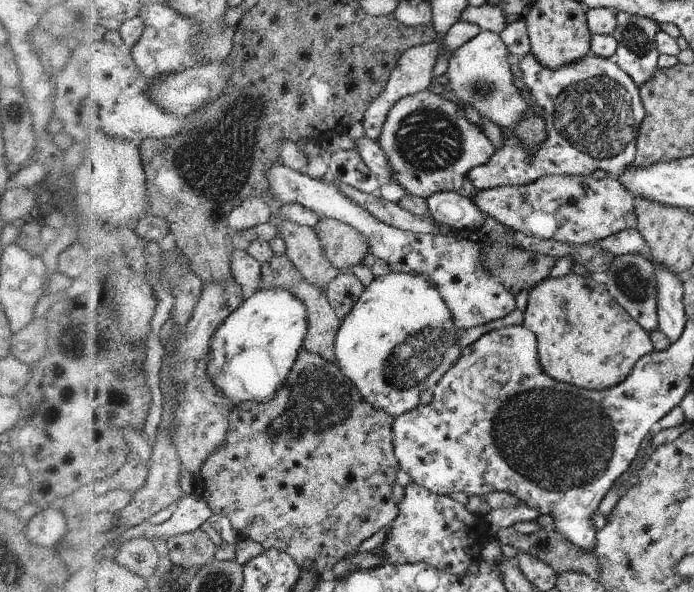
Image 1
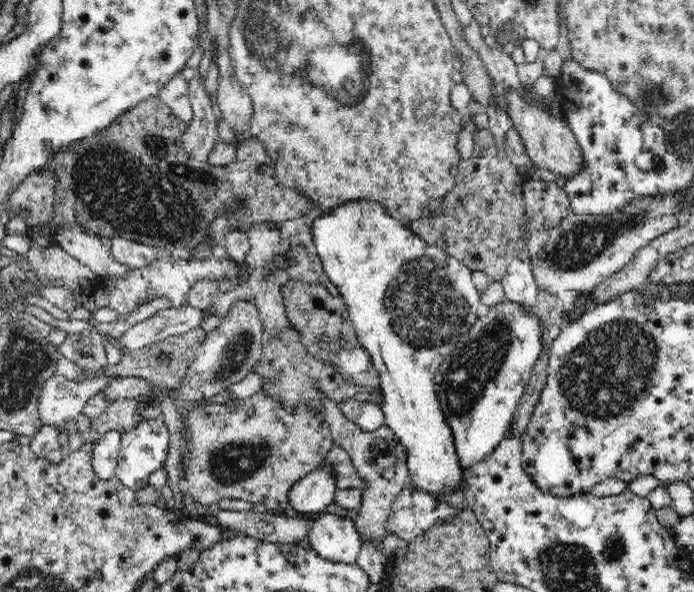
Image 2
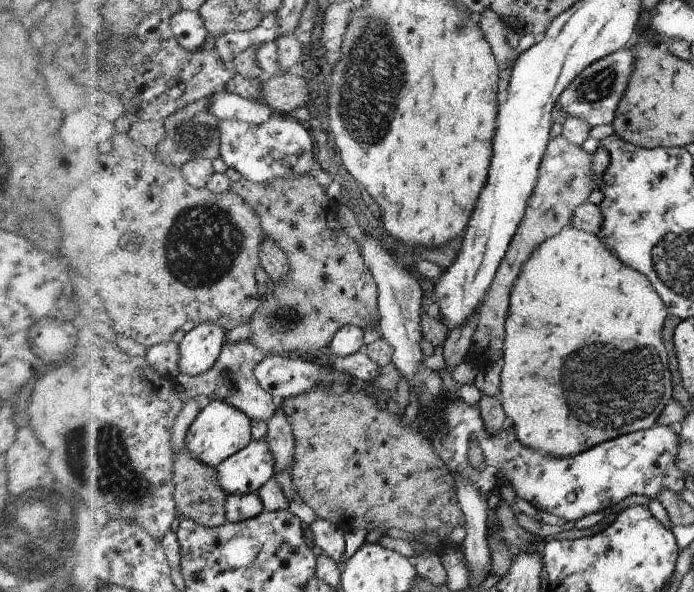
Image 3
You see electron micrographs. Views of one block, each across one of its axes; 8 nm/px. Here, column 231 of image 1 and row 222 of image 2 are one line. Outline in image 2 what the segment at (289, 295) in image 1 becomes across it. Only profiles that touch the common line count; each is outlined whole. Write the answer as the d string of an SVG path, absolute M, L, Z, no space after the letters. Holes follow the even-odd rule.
M360 202L344 204L340 208L336 208L332 213L322 216L316 222L315 231L315 247L318 251L318 256L322 259L326 275L330 280L340 289L340 296L346 299L348 305L348 313L352 324L354 325L359 343L366 348L375 370L380 375L380 386L384 395L382 403L382 410L384 414L384 424L395 434L395 437L400 441L404 447L404 454L406 459L406 472L408 476L409 485L413 488L420 489L432 496L451 500L452 496L456 496L458 492L462 492L467 488L466 484L466 467L459 459L459 452L456 448L454 440L454 433L452 427L448 423L447 416L441 409L439 403L439 396L437 395L437 388L435 384L436 371L445 356L452 352L455 344L460 340L460 337L472 326L480 313L480 293L476 289L476 284L472 282L470 267L460 262L454 255L447 253L444 249L429 244L423 237L420 237L416 232L413 232L409 227L404 227L396 219L390 218L375 202Z

